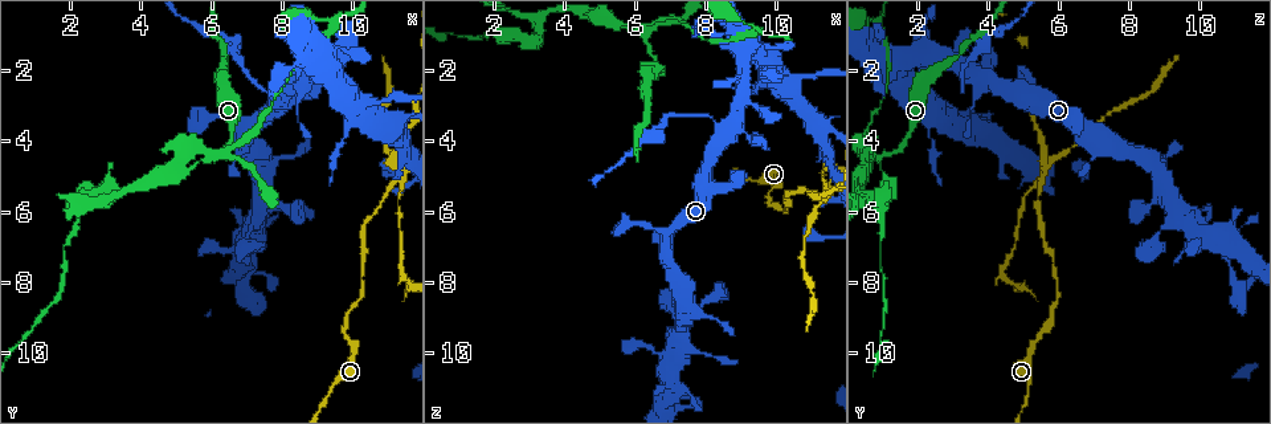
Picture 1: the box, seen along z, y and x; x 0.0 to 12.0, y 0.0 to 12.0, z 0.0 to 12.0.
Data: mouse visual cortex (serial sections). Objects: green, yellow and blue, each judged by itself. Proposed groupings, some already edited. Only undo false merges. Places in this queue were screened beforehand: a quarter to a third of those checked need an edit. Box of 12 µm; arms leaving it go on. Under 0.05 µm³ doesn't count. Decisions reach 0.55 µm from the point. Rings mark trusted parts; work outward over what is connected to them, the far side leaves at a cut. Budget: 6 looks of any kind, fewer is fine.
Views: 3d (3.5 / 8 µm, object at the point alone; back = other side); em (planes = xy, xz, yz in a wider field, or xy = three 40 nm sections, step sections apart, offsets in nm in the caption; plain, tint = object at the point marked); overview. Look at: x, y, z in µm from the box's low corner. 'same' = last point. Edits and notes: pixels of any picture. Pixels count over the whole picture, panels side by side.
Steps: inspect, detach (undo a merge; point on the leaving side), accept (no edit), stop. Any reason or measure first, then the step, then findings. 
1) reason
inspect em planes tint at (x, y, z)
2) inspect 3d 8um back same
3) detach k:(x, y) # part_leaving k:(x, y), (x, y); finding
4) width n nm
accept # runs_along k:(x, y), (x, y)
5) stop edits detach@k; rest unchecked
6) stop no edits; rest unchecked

looks like a crossing
inspect 3d 8um at (8.4, 2.2, 3.6)

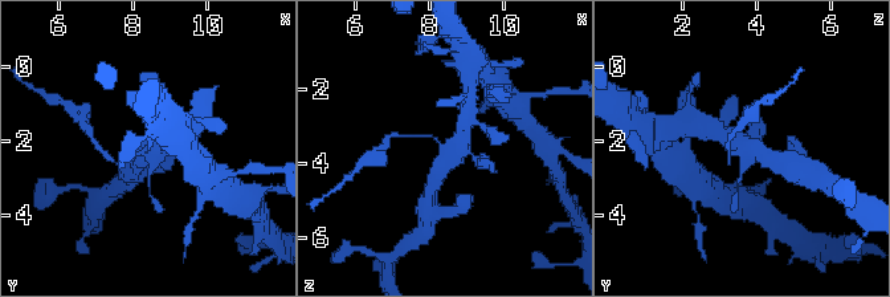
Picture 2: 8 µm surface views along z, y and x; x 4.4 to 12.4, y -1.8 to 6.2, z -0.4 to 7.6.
closer look
inspect 3d 3.5um at (8.4, 2.2, 3.6)

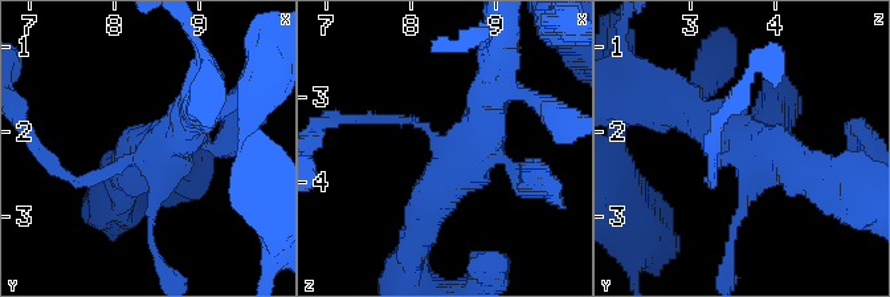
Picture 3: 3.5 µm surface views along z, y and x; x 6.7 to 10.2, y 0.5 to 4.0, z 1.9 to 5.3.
inspect em xy step 5 tint at (8.40, 2.30, 3.65)

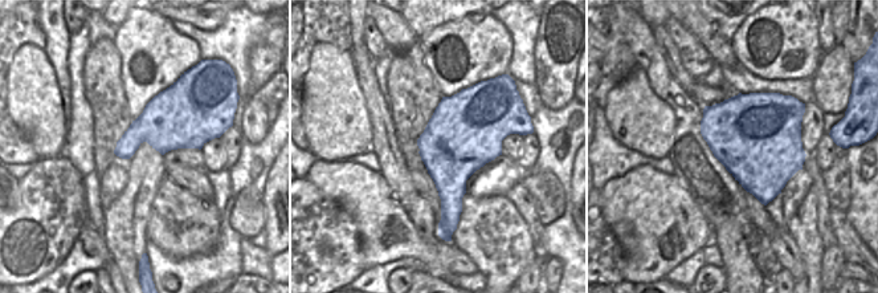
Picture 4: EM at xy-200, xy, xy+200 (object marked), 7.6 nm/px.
detach 3:(366, 118) # part_leaving 3:(409, 119), (333, 119); two cells meet here

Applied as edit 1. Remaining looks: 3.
four arms meet
inspect 3d 3.5um back at (11.2, 5.1, 5.6)

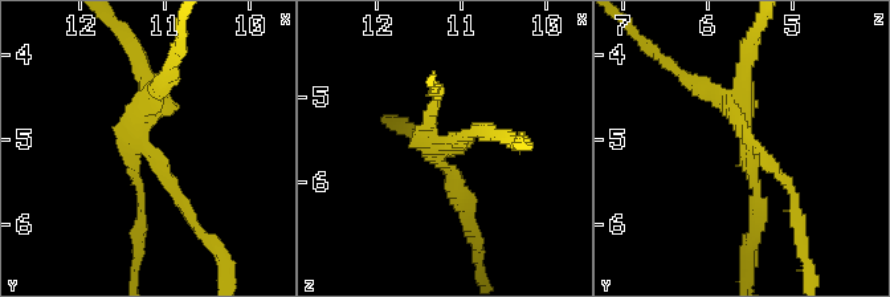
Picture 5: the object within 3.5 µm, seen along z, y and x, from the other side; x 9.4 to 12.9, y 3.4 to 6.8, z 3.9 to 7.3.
inspect em xy step 5 tint at (11.25, 5.10, 5.55)

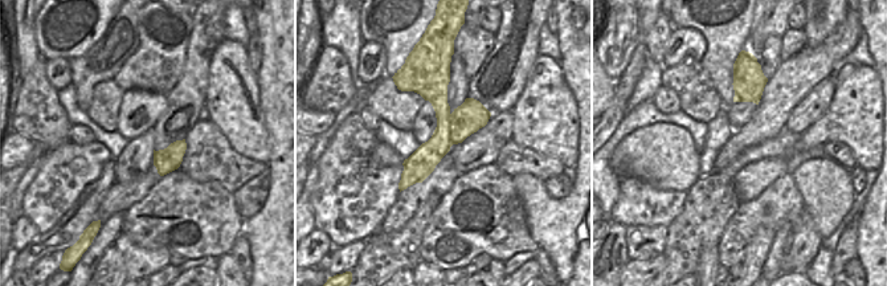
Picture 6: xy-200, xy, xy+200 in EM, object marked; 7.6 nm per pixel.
cut it another way
inspect em xy step 2 tint same

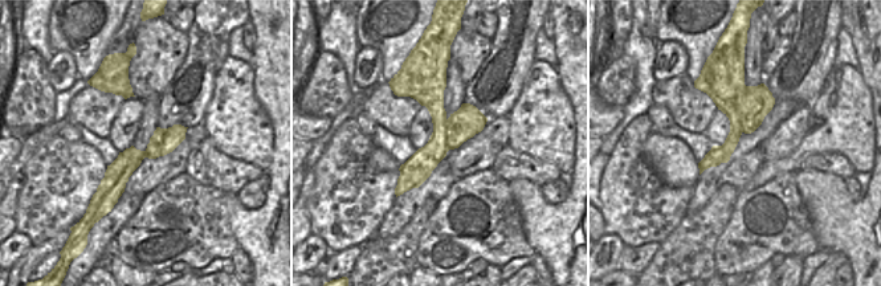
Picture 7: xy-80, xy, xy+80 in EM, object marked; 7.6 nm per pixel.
detach 5:(461, 202) # part_leaving 5:(440, 153), (456, 177), (477, 248); two cells meet here

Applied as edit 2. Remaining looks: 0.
stop edits detach@3, detach@5; rest unchecked

